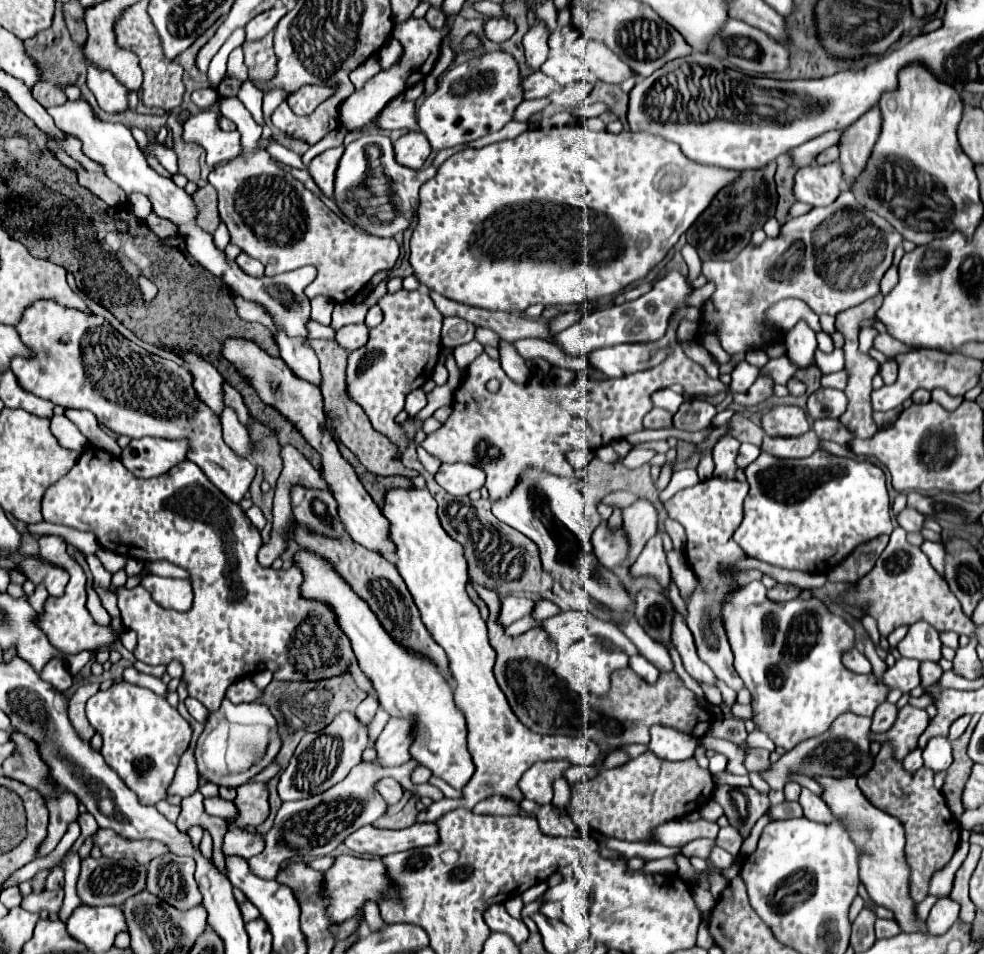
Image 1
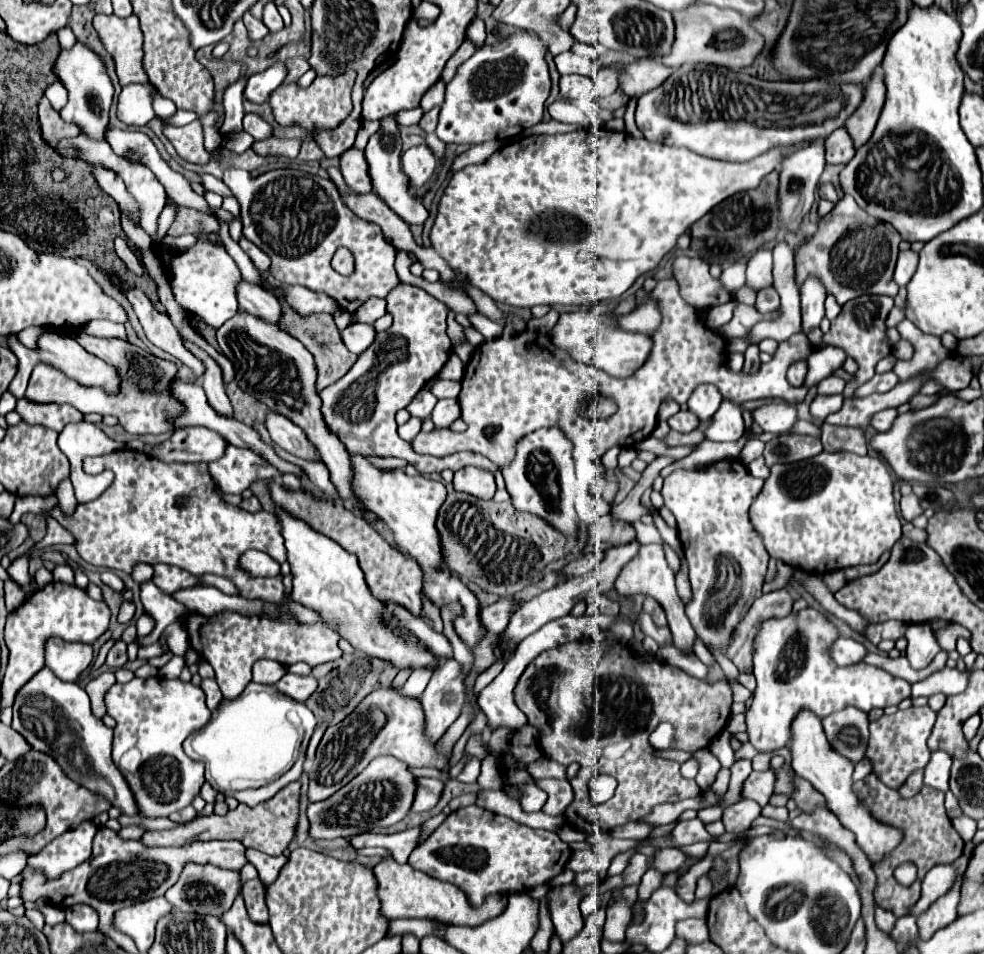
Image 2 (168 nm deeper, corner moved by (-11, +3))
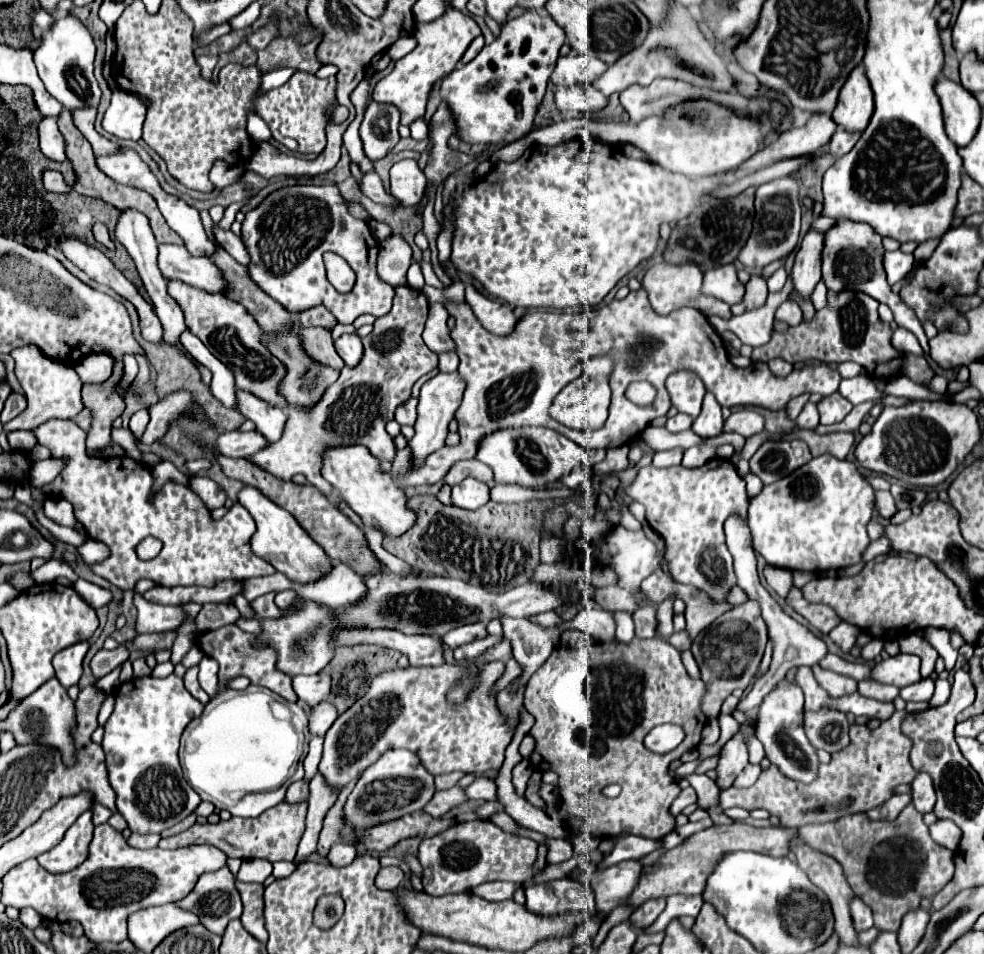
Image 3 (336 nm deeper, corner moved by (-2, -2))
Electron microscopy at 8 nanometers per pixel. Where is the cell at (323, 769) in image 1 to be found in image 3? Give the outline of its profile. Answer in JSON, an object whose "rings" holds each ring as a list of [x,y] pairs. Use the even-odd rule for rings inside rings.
{"rings":[[[486,662],[478,664],[478,686],[472,688],[466,694],[466,700],[460,704],[448,702],[446,694],[458,682],[458,678],[464,676],[464,668],[458,664],[442,664],[434,668],[394,668],[388,672],[380,672],[372,682],[368,692],[356,700],[326,732],[324,740],[324,754],[320,760],[318,770],[324,774],[326,782],[334,788],[344,788],[350,780],[354,780],[358,774],[362,774],[370,764],[374,764],[386,750],[392,748],[406,748],[420,756],[422,764],[428,772],[434,776],[448,774],[454,770],[462,772],[474,772],[474,774],[486,774],[488,770],[498,770],[504,762],[504,734],[514,734],[514,726],[508,724],[506,716],[500,712],[496,694],[492,692],[492,686],[498,678],[506,672],[504,662]]]}

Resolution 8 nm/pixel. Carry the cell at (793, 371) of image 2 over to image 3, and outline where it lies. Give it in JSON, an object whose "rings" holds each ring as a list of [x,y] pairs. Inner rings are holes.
{"rings":[[[768,360],[768,368],[772,370],[772,374],[776,374],[776,376],[788,376],[790,372],[792,372],[792,364],[788,364],[786,360]]]}

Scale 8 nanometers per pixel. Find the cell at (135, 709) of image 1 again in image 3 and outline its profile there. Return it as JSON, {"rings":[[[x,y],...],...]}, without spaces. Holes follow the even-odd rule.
{"rings":[[[170,674],[166,678],[134,678],[132,682],[124,682],[116,694],[116,706],[112,716],[104,726],[102,748],[106,754],[108,780],[116,792],[116,808],[128,822],[130,830],[136,834],[160,834],[166,828],[172,828],[186,816],[190,816],[198,804],[200,796],[192,790],[192,786],[182,776],[182,768],[178,762],[178,746],[184,728],[202,714],[204,704],[200,704],[182,684],[182,678]]]}

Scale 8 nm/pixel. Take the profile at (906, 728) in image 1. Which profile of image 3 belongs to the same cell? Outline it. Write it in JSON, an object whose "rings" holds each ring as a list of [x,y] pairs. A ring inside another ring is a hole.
{"rings":[[[894,712],[894,716],[886,722],[882,722],[876,730],[868,730],[866,726],[856,726],[856,724],[850,726],[850,744],[846,748],[842,748],[842,752],[834,752],[832,760],[828,764],[818,766],[818,780],[814,780],[814,784],[798,784],[796,780],[790,780],[788,776],[784,776],[778,768],[774,768],[774,764],[770,764],[768,768],[762,770],[758,782],[752,788],[734,788],[732,786],[732,788],[724,790],[720,794],[720,804],[722,804],[722,808],[732,808],[732,806],[740,806],[746,810],[764,808],[772,816],[778,816],[780,824],[788,826],[788,828],[800,828],[806,824],[824,824],[830,820],[838,820],[842,816],[878,808],[886,800],[890,800],[896,786],[910,784],[916,776],[916,770],[910,764],[912,742],[910,742],[910,738],[902,736],[902,730],[900,730],[900,722],[904,720],[904,716],[906,716],[906,712]]]}

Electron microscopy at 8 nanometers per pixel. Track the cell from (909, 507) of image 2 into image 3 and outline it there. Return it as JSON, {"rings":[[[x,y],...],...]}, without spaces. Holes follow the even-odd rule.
{"rings":[[[876,490],[876,494],[874,494],[874,506],[876,506],[876,510],[878,510],[878,514],[882,518],[890,518],[896,512],[896,504],[894,504],[892,494],[884,492],[884,490]]]}

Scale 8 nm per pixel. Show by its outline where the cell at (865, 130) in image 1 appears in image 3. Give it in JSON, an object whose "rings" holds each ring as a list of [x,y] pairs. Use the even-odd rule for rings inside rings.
{"rings":[[[858,64],[858,68],[850,72],[846,84],[842,86],[832,118],[838,126],[842,126],[848,132],[862,132],[870,122],[872,110],[874,110],[872,88],[866,80],[864,66]]]}

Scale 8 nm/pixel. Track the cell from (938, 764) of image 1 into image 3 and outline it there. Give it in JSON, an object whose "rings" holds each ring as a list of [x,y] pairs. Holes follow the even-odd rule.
{"rings":[[[920,772],[912,782],[912,802],[918,812],[932,812],[936,802],[936,792],[932,786],[932,778],[926,772]]]}

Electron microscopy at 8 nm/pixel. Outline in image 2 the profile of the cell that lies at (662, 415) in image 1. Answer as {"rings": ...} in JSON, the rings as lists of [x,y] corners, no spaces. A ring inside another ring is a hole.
{"rings":[[[679,411],[677,415],[669,417],[667,423],[671,425],[671,429],[675,429],[675,431],[679,431],[679,433],[689,433],[689,431],[697,429],[699,419],[697,419],[691,411]]]}

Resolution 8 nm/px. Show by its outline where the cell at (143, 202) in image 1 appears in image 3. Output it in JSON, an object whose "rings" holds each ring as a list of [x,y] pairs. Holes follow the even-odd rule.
{"rings":[[[46,116],[42,122],[40,122],[40,148],[42,152],[50,158],[50,160],[56,160],[56,162],[64,162],[66,160],[66,154],[64,154],[64,142],[62,142],[62,134],[56,126],[56,118],[50,118]]]}

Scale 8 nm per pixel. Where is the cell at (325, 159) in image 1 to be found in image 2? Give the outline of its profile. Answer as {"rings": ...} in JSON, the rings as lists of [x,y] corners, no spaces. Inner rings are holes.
{"rings":[[[357,147],[347,149],[343,155],[339,155],[339,169],[341,169],[341,175],[347,183],[347,187],[353,193],[371,191],[371,181],[367,175],[367,163],[365,163],[363,151],[359,151]]]}

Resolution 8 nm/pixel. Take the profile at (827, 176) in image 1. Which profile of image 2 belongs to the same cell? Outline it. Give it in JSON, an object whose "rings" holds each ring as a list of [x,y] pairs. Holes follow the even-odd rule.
{"rings":[[[821,183],[817,193],[819,193],[819,197],[829,199],[829,201],[833,201],[833,203],[837,203],[837,201],[839,201],[839,193],[837,193],[837,187],[835,187],[833,183]]]}

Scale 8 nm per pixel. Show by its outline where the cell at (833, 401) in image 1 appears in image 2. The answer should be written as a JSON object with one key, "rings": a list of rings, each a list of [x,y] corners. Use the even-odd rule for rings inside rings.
{"rings":[[[817,395],[811,403],[811,415],[825,419],[829,413],[839,411],[839,407],[843,407],[843,395]]]}

